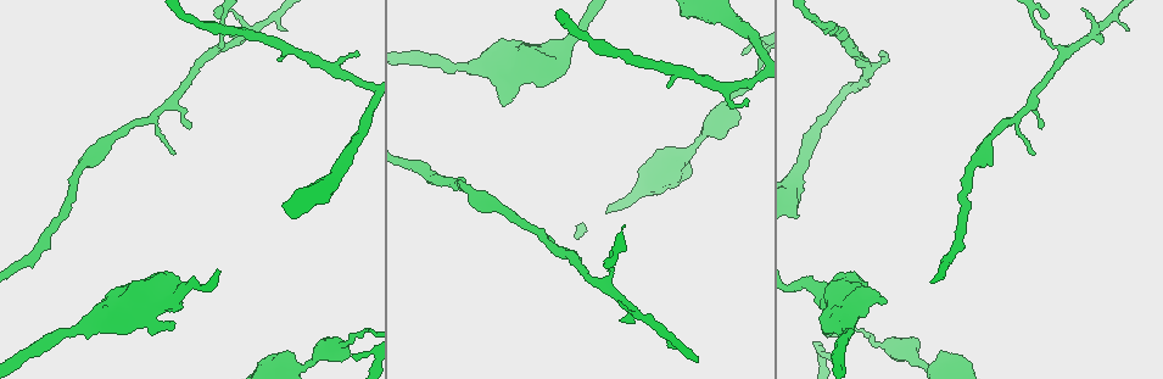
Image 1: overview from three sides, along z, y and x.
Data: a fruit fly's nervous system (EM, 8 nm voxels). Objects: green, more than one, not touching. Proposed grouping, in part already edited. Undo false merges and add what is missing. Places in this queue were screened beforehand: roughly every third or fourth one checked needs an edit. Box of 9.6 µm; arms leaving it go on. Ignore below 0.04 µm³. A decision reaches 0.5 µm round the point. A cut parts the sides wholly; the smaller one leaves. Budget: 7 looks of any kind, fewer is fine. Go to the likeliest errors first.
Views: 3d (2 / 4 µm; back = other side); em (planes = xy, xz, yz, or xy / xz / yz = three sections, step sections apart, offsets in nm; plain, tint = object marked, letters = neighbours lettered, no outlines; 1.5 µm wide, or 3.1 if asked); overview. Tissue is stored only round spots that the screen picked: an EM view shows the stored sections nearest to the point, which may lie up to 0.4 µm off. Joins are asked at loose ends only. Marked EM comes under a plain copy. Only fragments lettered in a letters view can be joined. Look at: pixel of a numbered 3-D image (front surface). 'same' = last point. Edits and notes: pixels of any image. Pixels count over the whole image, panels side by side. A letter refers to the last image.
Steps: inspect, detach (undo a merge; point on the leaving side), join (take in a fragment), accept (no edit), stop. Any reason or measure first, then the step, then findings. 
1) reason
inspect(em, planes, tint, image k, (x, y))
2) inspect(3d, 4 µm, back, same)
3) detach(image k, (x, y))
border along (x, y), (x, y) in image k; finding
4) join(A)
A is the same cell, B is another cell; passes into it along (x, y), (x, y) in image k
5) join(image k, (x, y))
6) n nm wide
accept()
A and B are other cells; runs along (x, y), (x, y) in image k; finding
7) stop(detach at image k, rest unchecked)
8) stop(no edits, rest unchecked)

tapers out
inspect(em, planes, letters, image 1, (880, 53))

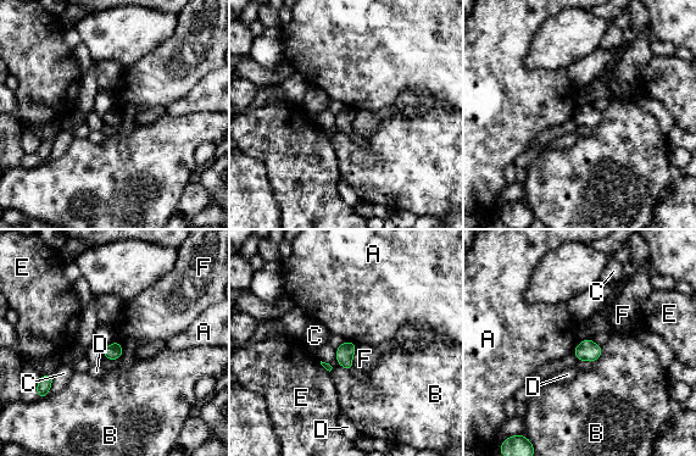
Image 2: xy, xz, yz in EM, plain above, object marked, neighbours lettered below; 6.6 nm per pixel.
accept()
A, B, C, D, E and F are other cells; border along (346, 339), (356, 344) in image 2; none of them fits

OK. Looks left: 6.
thick end
inspect(em, yz, step 4, tint, image 1, (796, 216))

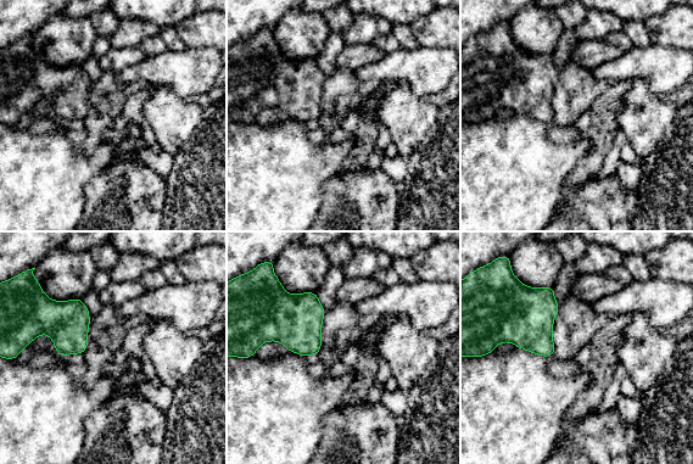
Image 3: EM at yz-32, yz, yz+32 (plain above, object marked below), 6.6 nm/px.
inspect(em, planes, letters, same)

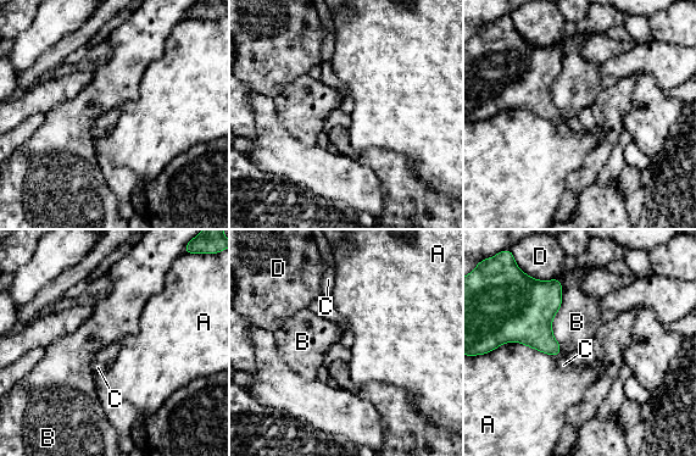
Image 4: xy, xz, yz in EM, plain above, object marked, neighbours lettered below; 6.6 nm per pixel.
accept()
A, B, C and D are other cells; border along (475, 354), (519, 342), (553, 356) in image 4; no lettered fragment goes on from it

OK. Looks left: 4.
sudden change in width
inspect(em, planes, letters, image 1, (818, 286))

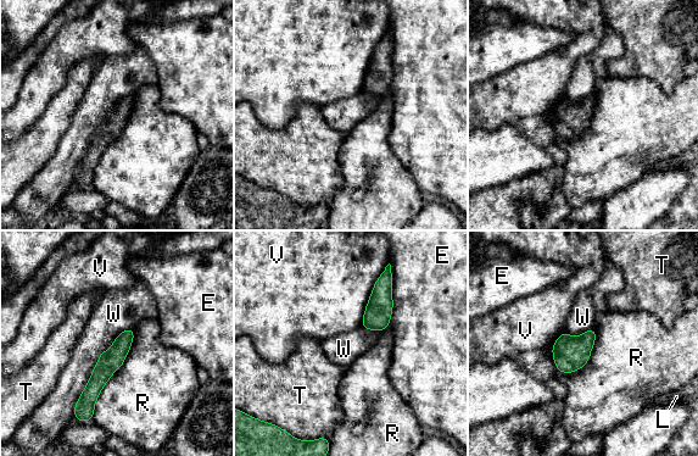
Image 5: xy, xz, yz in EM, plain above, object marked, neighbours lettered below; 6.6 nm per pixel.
accept()
E, L, R, T, V and W are other cells; border along (133, 327), (99, 356), (73, 418) in image 5; one neuron here

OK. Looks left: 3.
stop(no edits, rest unchecked)

